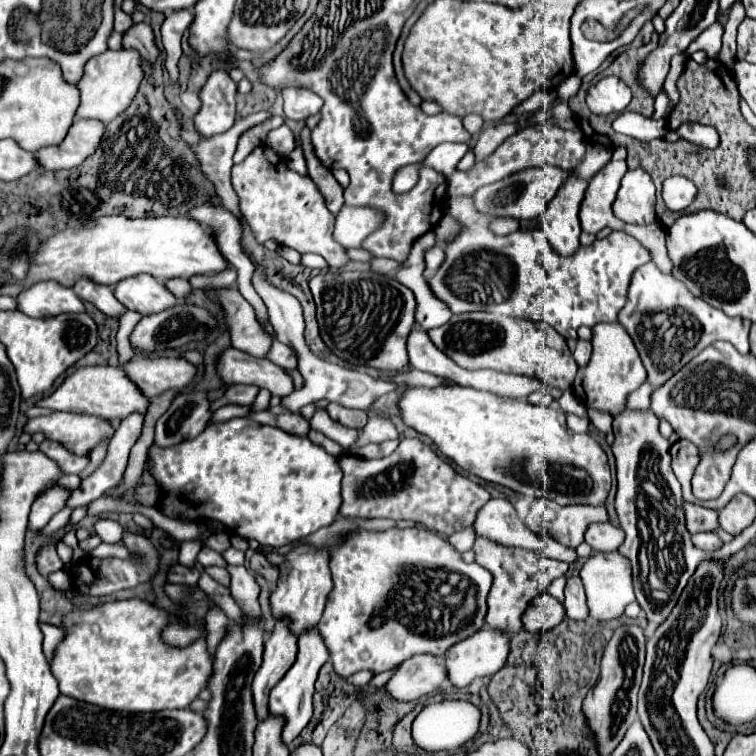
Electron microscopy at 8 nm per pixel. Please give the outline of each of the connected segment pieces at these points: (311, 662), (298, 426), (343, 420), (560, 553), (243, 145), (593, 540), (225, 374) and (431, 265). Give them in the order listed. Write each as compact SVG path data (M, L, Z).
M312 628L312 632L304 632L304 636L298 638L298 658L290 672L270 690L270 712L274 716L284 716L286 726L282 732L284 742L292 742L302 728L312 718L312 696L314 696L314 682L318 676L318 670L328 662L328 648L324 640L320 640L318 628Z
M280 414L274 418L274 424L280 428L280 430L286 430L288 434L294 434L294 436L306 436L306 432L310 430L308 422L298 414Z
M328 404L326 412L330 414L330 418L346 428L362 428L368 420L366 412L364 410L350 410L346 406L340 406L340 404Z
M490 498L478 512L474 522L476 534L486 536L490 540L496 540L504 546L522 546L538 552L556 552L554 556L562 562L576 562L578 554L576 550L570 550L566 546L560 546L558 542L550 540L546 542L538 534L532 534L516 516L514 506L506 498Z
M272 116L270 120L246 130L242 136L240 136L240 144L236 148L236 156L234 156L234 164L240 164L256 146L264 144L266 142L266 136L270 130L278 128L278 122L284 122L282 116Z
M610 522L604 524L590 524L586 530L586 542L596 552L614 552L624 542L624 532Z
M236 348L220 352L216 360L216 374L228 386L254 384L270 390L272 396L288 396L294 390L292 378L284 372L284 368L272 364L270 360L256 360Z
M432 248L426 252L426 272L424 276L432 276L432 272L436 272L436 268L440 268L440 264L444 262L444 250L442 248Z

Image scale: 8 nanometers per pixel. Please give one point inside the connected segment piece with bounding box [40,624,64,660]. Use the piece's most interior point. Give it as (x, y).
(52, 634)

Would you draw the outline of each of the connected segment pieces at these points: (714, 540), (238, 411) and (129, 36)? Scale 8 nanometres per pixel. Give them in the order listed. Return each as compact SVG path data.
M702 532L702 534L694 534L694 536L692 536L692 544L694 544L696 548L700 548L700 550L708 550L708 552L718 550L718 548L722 546L720 538L718 538L714 532Z
M226 404L222 408L218 408L212 416L210 422L224 422L230 420L234 416L248 416L252 412L252 406L236 406L236 404Z
M142 22L142 24L134 24L126 34L124 34L124 48L132 48L140 54L140 58L144 62L150 62L154 64L156 58L160 56L160 50L156 48L156 42L154 42L154 34L152 34L152 28Z

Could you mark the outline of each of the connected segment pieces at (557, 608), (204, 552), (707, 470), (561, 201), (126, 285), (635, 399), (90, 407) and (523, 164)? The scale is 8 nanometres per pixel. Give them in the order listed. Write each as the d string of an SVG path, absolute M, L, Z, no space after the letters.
M548 592L540 594L532 604L526 608L522 624L528 632L546 632L558 626L564 618L564 606L554 600Z
M202 548L197 556L197 561L204 567L209 566L219 566L219 567L226 567L227 563L222 558L222 555L207 548Z
M736 446L728 450L726 454L706 454L702 462L698 464L694 478L692 478L692 490L696 498L718 498L730 480L732 464L736 462Z
M570 174L570 180L564 180L560 186L560 192L556 192L554 200L548 204L548 208L542 212L540 218L536 218L536 224L540 220L540 230L546 234L554 250L562 256L570 256L580 246L580 220L578 220L578 208L584 198L586 180Z
M148 274L120 280L120 284L116 284L114 288L114 296L128 310L136 310L140 314L156 314L176 304L174 294L162 282Z
M648 380L636 390L630 394L626 403L626 409L631 410L642 410L646 411L650 409L650 394L654 392L652 384L648 384Z
M82 366L74 370L50 396L36 402L36 406L44 406L50 410L62 410L62 412L74 412L74 414L94 414L106 420L124 420L132 412L146 414L148 398L136 388L132 380L126 378L122 368L114 366Z
M536 124L536 126L528 126L524 130L520 130L518 134L510 136L508 140L504 140L504 144L500 144L500 148L496 148L496 152L492 152L492 156L488 156L488 160L476 162L470 170L466 172L454 172L448 178L448 194L450 196L470 196L476 192L476 188L484 186L484 184L492 184L498 182L510 174L516 174L520 170L526 168L536 168L536 166L558 166L560 170L572 170L576 168L586 152L586 140L584 134L580 130L564 130L552 124Z

